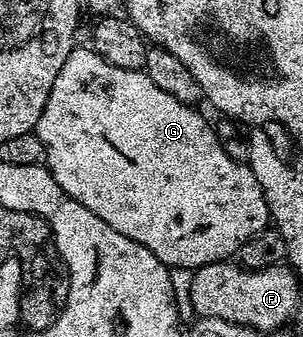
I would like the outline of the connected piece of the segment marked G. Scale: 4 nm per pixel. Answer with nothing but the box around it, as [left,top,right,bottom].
[36,46,271,270]

